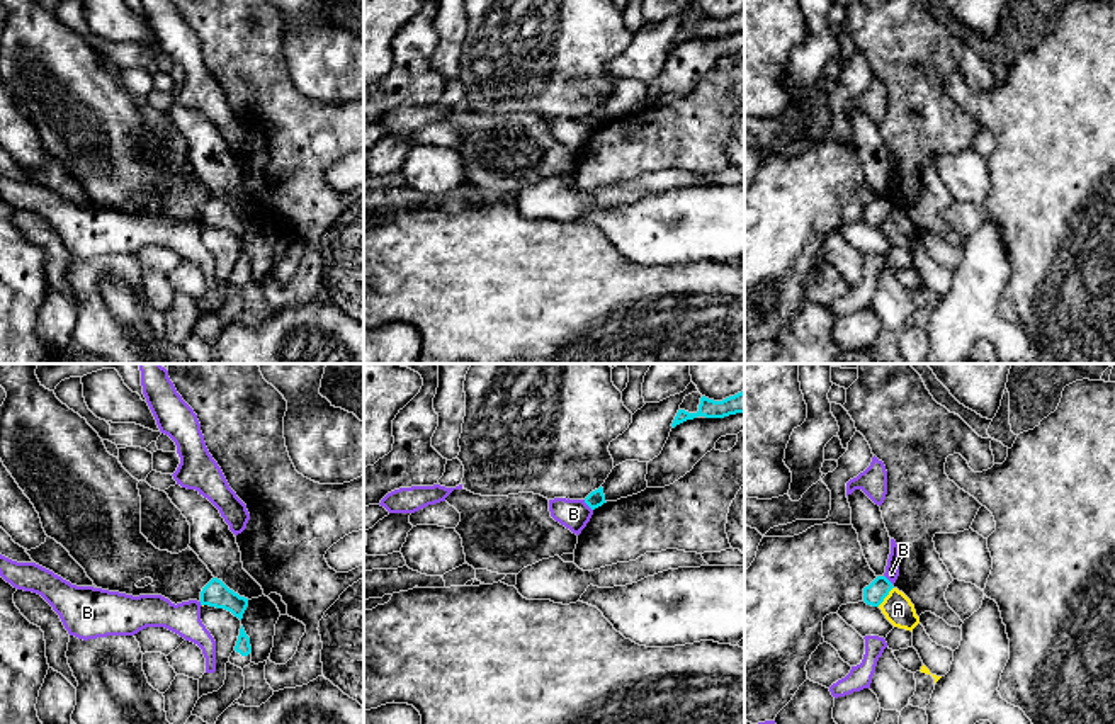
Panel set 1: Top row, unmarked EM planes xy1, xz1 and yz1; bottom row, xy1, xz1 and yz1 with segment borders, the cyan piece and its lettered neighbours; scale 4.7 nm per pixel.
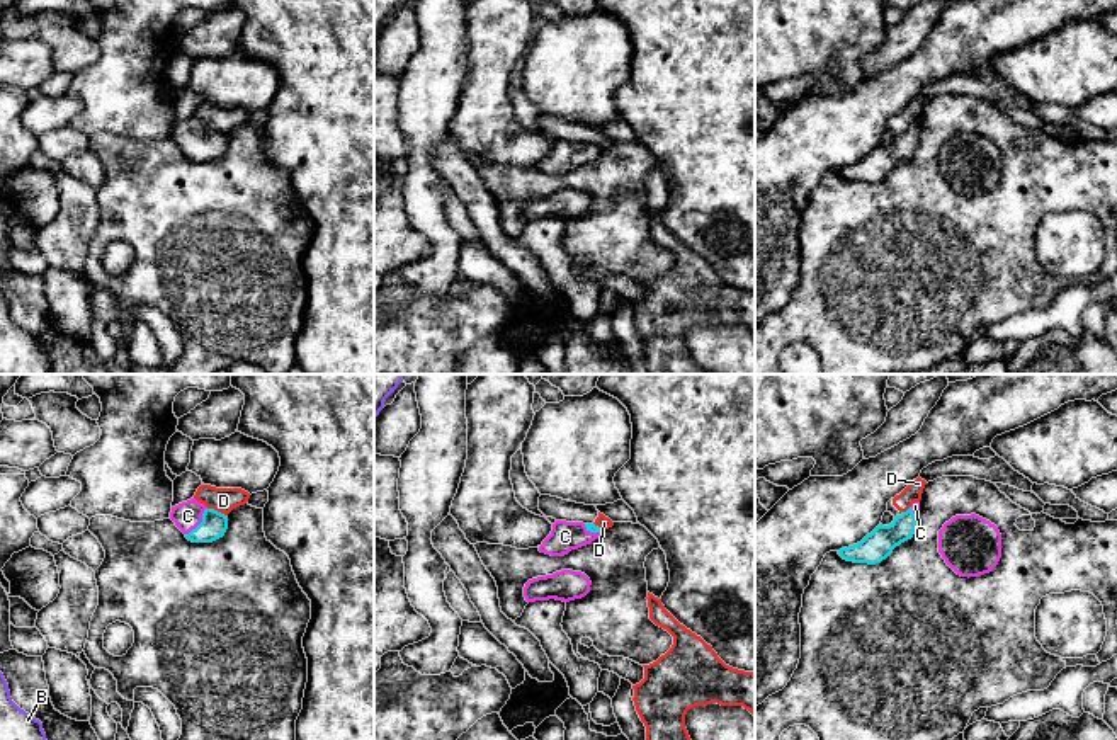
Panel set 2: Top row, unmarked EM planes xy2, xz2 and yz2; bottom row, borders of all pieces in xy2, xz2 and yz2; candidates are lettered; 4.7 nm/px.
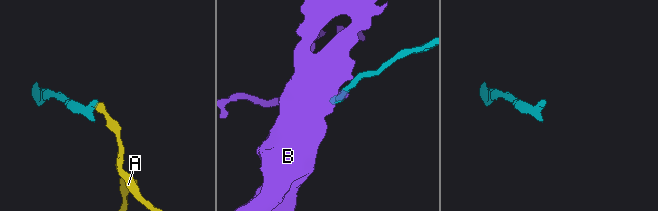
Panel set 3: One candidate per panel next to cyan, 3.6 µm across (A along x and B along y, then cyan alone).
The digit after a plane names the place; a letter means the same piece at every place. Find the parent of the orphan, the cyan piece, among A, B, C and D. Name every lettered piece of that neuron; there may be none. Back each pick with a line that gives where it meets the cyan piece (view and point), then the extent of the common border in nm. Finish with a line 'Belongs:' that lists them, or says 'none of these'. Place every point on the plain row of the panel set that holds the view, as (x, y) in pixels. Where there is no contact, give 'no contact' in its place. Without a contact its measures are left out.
C: meets cyan in xy2 at (201, 142); contact 170 nm long
Belongs: C

